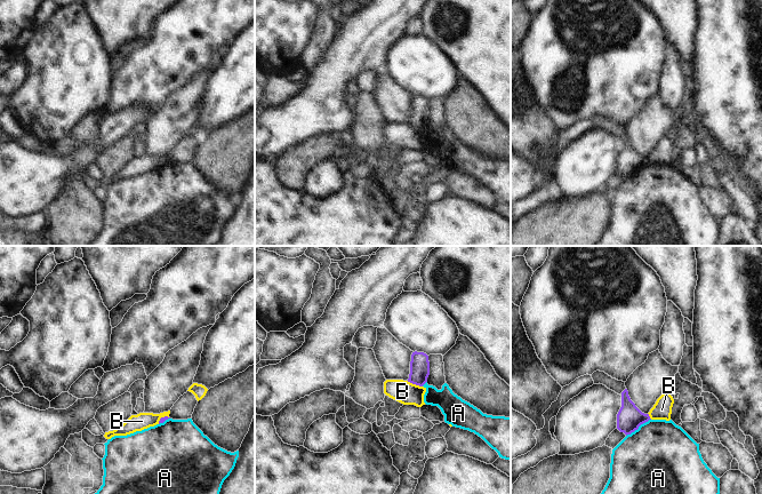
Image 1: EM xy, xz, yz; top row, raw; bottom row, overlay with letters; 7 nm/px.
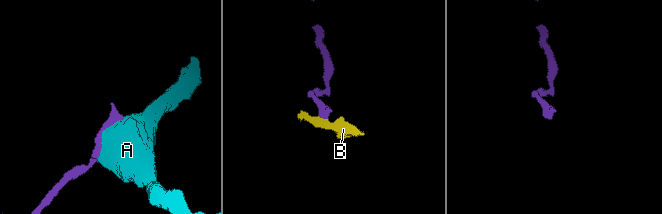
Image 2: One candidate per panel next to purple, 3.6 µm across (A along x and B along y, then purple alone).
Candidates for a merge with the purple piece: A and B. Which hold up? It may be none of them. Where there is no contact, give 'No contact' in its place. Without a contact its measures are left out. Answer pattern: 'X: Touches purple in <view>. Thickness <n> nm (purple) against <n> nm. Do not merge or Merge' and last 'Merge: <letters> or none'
A: Touches purple in yz. Thickness 180 nm (purple) against 500 nm. Do not merge
B: Touches purple in xz. Thickness 140 nm (purple) against 160 nm. Do not merge
Merge: none.

